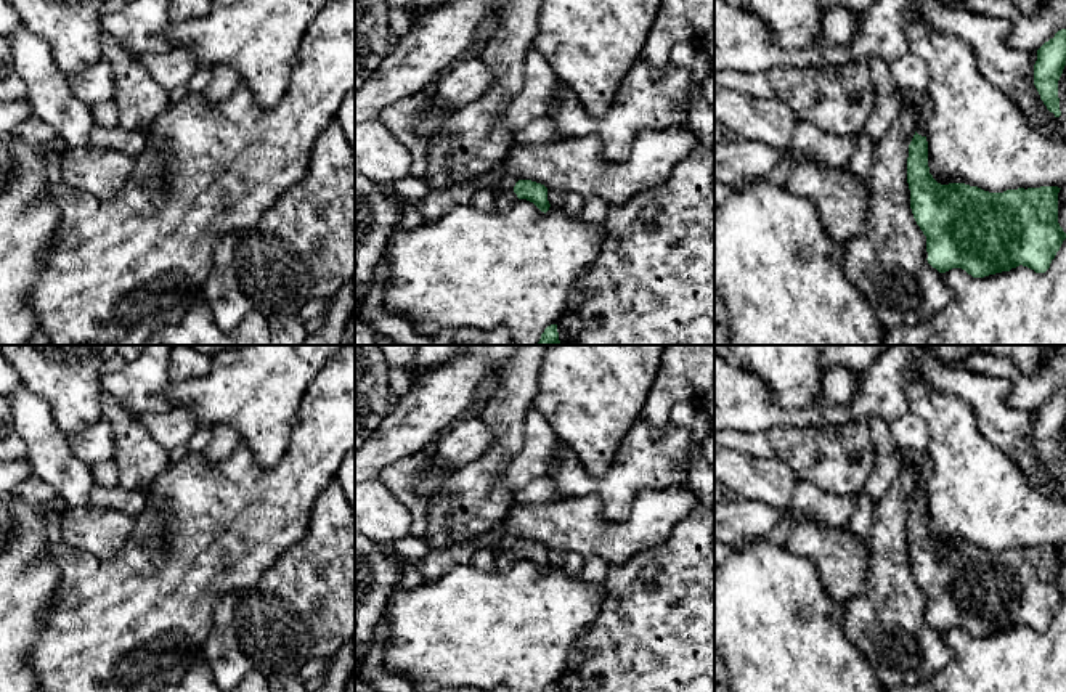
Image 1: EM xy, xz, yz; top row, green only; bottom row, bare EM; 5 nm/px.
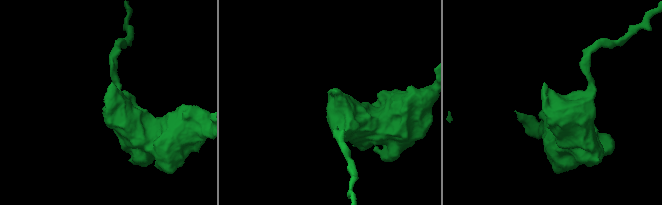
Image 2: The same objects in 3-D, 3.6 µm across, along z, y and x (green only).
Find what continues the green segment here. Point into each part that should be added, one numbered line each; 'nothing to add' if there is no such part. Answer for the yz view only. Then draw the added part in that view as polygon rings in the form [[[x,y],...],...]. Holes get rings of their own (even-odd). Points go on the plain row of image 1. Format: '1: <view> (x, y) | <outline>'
1: yz (919, 463) | [[[897,446],[897,456],[901,459],[901,466],[910,469],[915,474],[917,486],[915,491],[922,496],[926,496],[926,483],[931,477],[931,461],[926,451],[912,451],[902,450]]]

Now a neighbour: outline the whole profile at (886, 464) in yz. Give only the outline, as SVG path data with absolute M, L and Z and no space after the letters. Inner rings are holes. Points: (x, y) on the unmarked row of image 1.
M872 416L867 424L873 446L873 469L865 482L864 493L877 503L886 495L902 466L888 422Z

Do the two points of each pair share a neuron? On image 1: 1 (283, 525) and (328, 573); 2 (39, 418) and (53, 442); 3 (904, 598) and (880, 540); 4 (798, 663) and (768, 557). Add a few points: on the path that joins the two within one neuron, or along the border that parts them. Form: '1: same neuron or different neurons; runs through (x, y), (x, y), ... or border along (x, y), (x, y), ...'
1: different neurons; border along (312, 506), (307, 533), (275, 559)
2: same neuron; runs through (39, 424), (47, 435)
3: same neuron; runs through (890, 583), (888, 554)
4: same neuron; runs through (781, 638), (768, 617), (768, 583)

